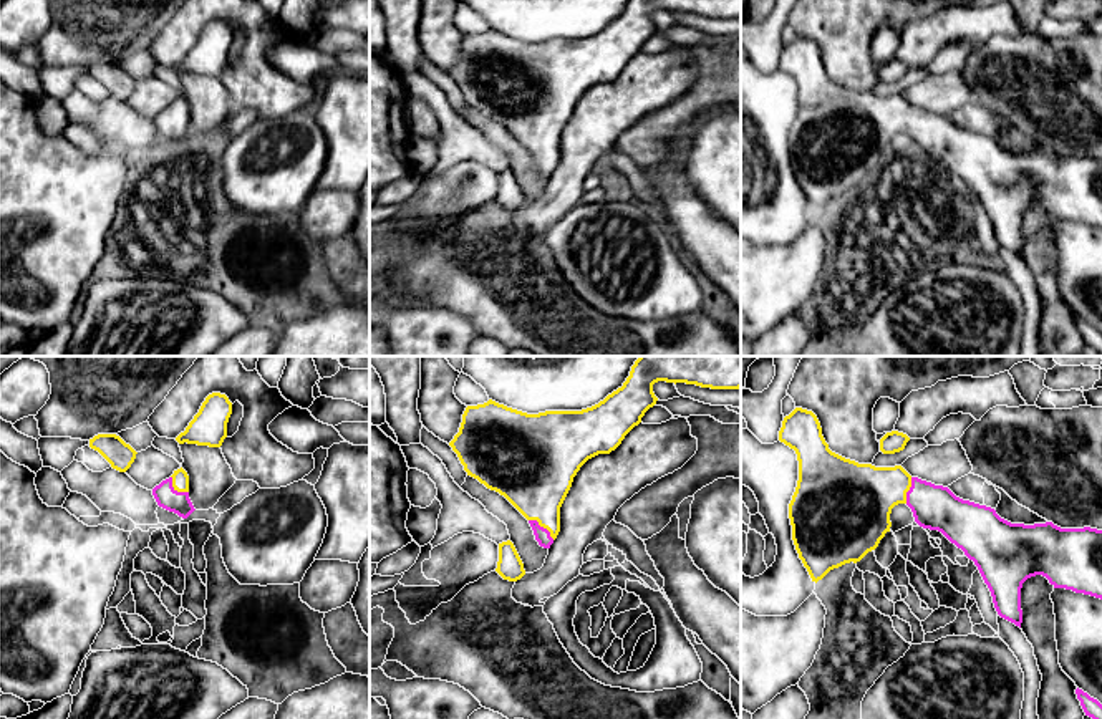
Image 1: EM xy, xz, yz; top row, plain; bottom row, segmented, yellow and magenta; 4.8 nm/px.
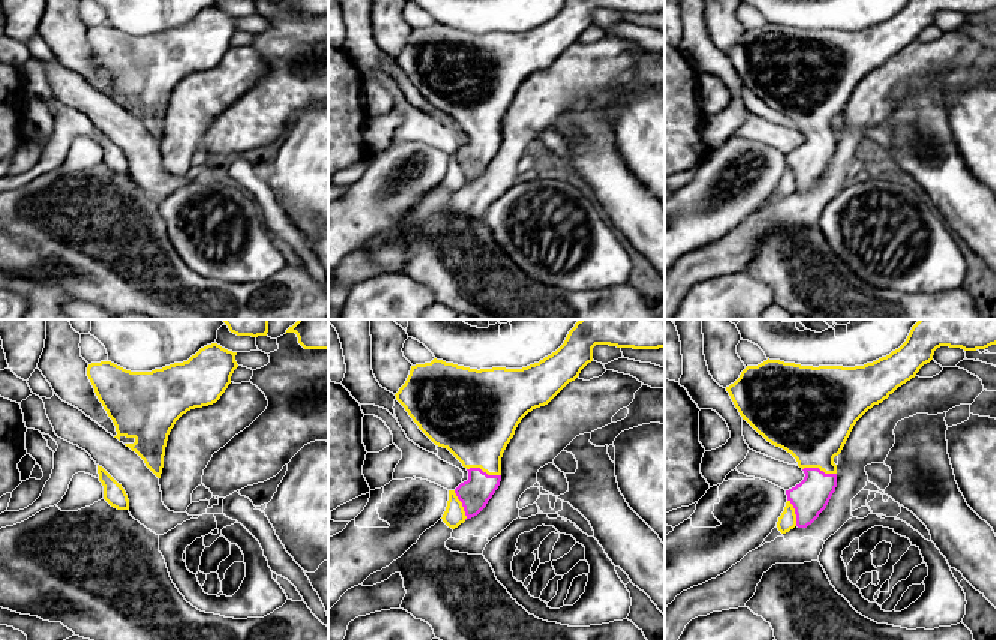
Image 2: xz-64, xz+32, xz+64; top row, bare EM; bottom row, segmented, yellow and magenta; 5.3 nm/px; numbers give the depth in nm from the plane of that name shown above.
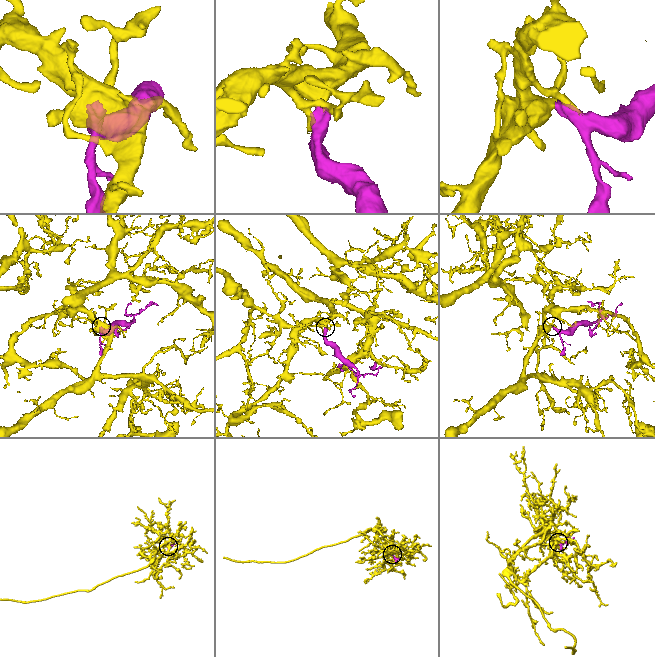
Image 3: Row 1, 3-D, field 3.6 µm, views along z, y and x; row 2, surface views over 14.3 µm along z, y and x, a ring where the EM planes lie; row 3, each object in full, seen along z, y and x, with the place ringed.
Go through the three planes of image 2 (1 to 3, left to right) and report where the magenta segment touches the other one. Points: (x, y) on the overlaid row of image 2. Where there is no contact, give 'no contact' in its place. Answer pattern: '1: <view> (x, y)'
1: no contact
2: xz+32 (483, 471)
3: xz+64 (819, 468)

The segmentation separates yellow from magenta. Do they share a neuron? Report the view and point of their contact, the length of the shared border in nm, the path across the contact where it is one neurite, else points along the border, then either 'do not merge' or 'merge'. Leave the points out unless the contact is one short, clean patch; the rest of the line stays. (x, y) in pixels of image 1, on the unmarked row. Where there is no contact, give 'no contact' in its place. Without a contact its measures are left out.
meets yellow in xz at (542, 154); contact 160 nm long; runs through xz (534, 105), (542, 138), (542, 154), (542, 164); merge

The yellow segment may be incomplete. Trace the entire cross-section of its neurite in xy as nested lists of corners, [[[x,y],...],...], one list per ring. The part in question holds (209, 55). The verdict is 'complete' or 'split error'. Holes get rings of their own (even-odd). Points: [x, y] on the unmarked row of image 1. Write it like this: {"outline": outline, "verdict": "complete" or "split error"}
{"outline": [[[212,22],[202,31],[199,41],[176,70],[179,73],[197,73],[220,76],[227,66],[227,51],[232,43],[232,31],[225,23]]], "verdict": "complete"}

